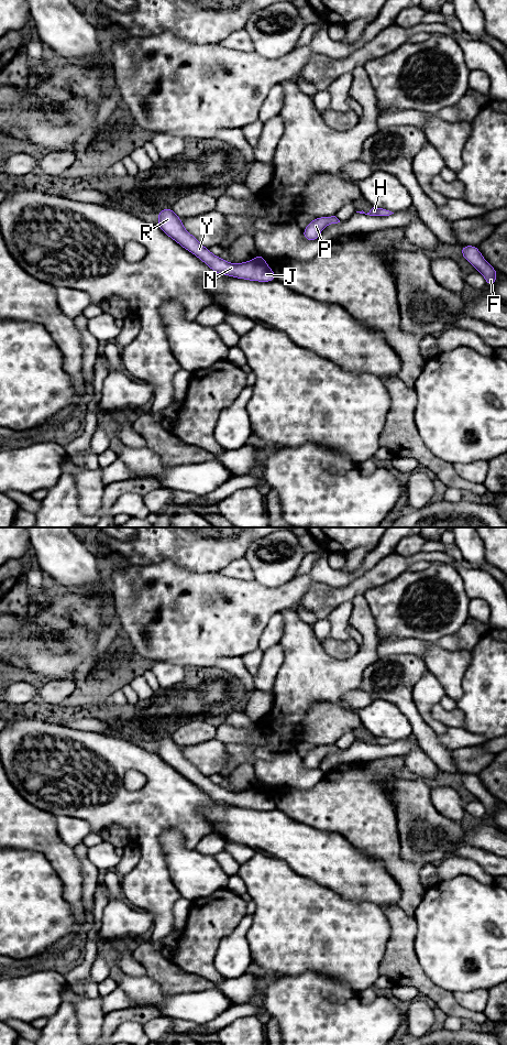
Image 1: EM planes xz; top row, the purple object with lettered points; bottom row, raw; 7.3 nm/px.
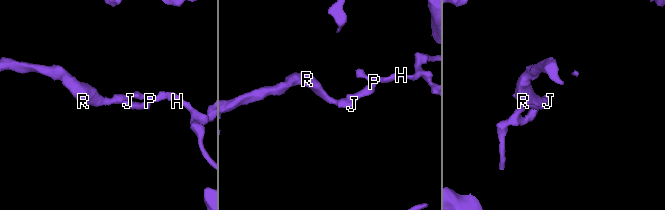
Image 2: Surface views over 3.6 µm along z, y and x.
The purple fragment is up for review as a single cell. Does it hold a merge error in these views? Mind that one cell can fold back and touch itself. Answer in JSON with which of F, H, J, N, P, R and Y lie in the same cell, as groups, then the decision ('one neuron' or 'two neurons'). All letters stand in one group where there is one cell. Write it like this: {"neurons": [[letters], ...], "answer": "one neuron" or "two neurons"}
{"neurons": [["F", "H", "P"], ["J", "N", "R", "Y"]], "answer": "two neurons"}

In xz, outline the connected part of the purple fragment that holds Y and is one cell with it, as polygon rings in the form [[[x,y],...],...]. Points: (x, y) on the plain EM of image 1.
[[[172,737],[162,738],[157,741],[157,744],[157,754],[161,759],[210,795],[214,802],[263,812],[276,808],[273,797],[266,793],[254,788],[234,793],[212,783],[208,776],[203,775],[185,758],[181,747]]]

